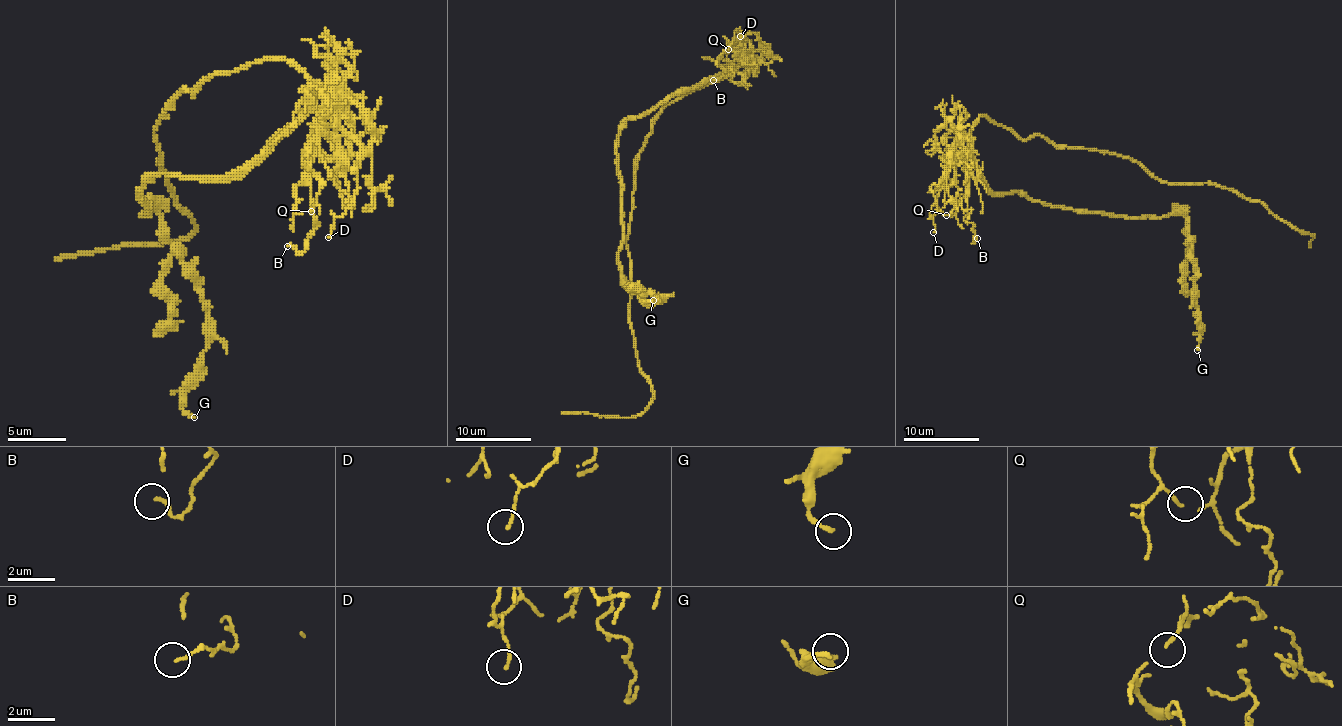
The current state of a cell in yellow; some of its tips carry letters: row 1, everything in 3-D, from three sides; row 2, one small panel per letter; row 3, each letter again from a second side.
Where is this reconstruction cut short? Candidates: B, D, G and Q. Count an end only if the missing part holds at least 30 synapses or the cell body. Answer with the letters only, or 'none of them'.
none of them

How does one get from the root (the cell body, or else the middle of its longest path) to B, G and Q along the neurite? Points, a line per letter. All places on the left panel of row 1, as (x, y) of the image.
B: (287, 63), (305, 74), (316, 106), (316, 127), (311, 135), (311, 214), (319, 223), (302, 252), (287, 246)
G: (287, 63), (311, 103), (258, 156), (139, 191), (206, 313), (183, 408), (194, 417)
Q: (287, 63), (305, 74), (319, 121), (319, 132), (308, 153), (308, 164), (319, 182), (316, 205), (311, 211)

